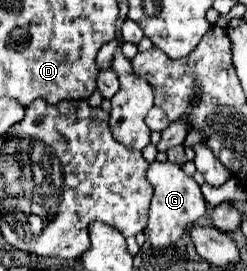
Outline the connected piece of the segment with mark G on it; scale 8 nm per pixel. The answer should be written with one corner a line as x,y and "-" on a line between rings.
152,162
146,170
146,180
154,188
154,196
148,210
148,222
144,228
144,234
154,250
162,250
168,246
174,246
186,230
196,224
206,214
206,200
200,192
200,186
194,182
194,178
188,178
180,166
172,162

